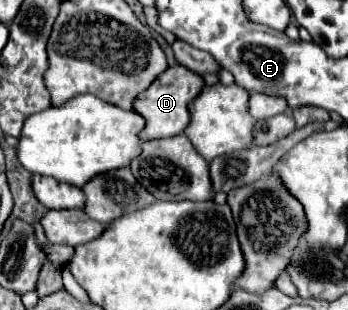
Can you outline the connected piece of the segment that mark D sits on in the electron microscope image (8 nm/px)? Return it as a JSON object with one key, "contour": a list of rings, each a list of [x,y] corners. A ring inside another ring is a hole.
{"contour":[[[173,65],[169,67],[163,75],[159,75],[159,79],[155,79],[155,83],[151,83],[151,87],[147,91],[143,91],[137,99],[135,99],[135,111],[139,111],[139,115],[145,117],[147,125],[141,133],[141,139],[159,139],[159,137],[173,137],[185,131],[185,127],[189,125],[189,103],[199,95],[199,91],[205,87],[205,81],[201,75],[189,71],[183,65]]]}

